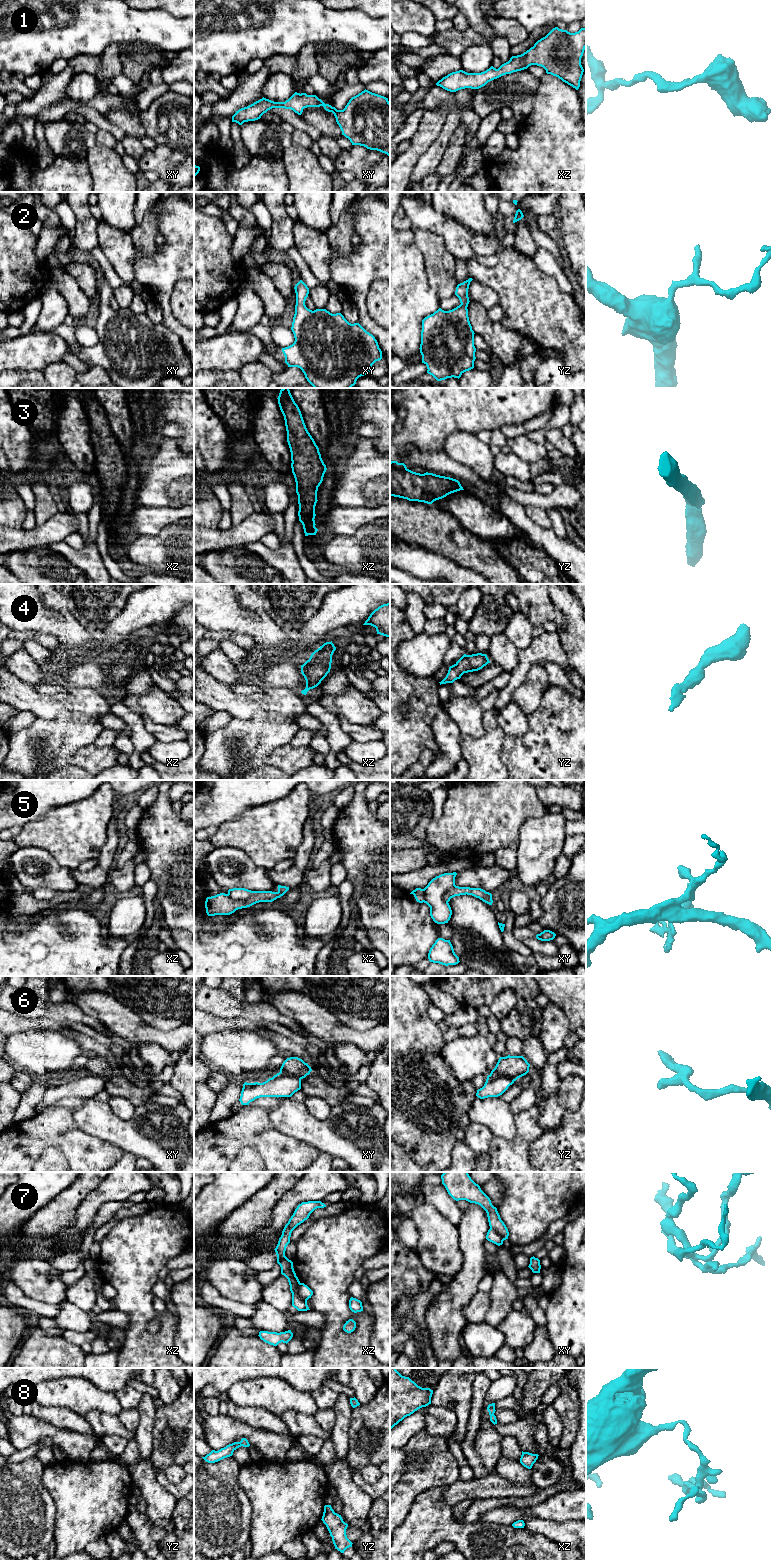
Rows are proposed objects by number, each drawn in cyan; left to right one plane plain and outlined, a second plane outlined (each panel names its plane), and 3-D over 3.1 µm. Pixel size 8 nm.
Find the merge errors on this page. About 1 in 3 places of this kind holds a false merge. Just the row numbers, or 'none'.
5, 6, 7

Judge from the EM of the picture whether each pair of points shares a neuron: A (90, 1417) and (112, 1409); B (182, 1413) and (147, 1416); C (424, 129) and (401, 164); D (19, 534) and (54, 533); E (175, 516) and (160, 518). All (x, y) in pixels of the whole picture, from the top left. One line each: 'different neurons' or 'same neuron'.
A: different neurons
B: different neurons
C: same neuron
D: same neuron
E: same neuron

